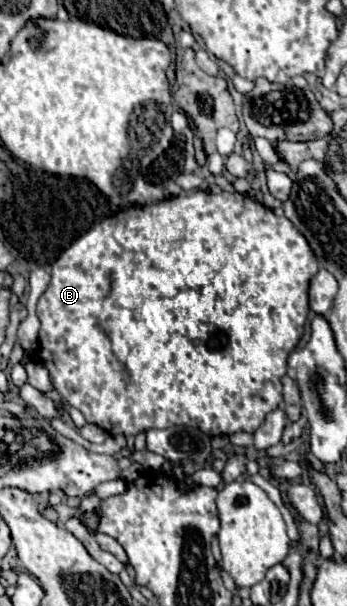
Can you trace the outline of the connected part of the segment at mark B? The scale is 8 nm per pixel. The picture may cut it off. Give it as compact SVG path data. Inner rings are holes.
M193 191L191 195L179 195L179 197L163 199L153 205L143 205L143 207L135 205L125 211L119 211L103 219L85 235L81 235L53 263L51 283L37 303L37 317L41 321L41 329L39 329L39 349L37 349L35 361L49 371L51 385L53 385L53 389L47 391L45 395L55 403L57 409L61 409L67 403L79 409L85 415L87 423L93 423L111 435L135 437L141 431L167 429L175 423L199 427L211 437L233 435L239 431L255 433L257 427L263 423L265 415L277 409L283 399L281 377L287 373L289 353L297 347L303 335L303 326L309 312L309 279L315 273L317 273L317 259L309 243L305 241L305 237L293 227L293 223L289 223L289 219L277 217L271 209L253 201L249 195L225 193L225 191L219 195L213 195L207 191ZM101 329L105 331L107 341L109 341L107 345L111 347L113 353L107 347L105 349L101 347Z

